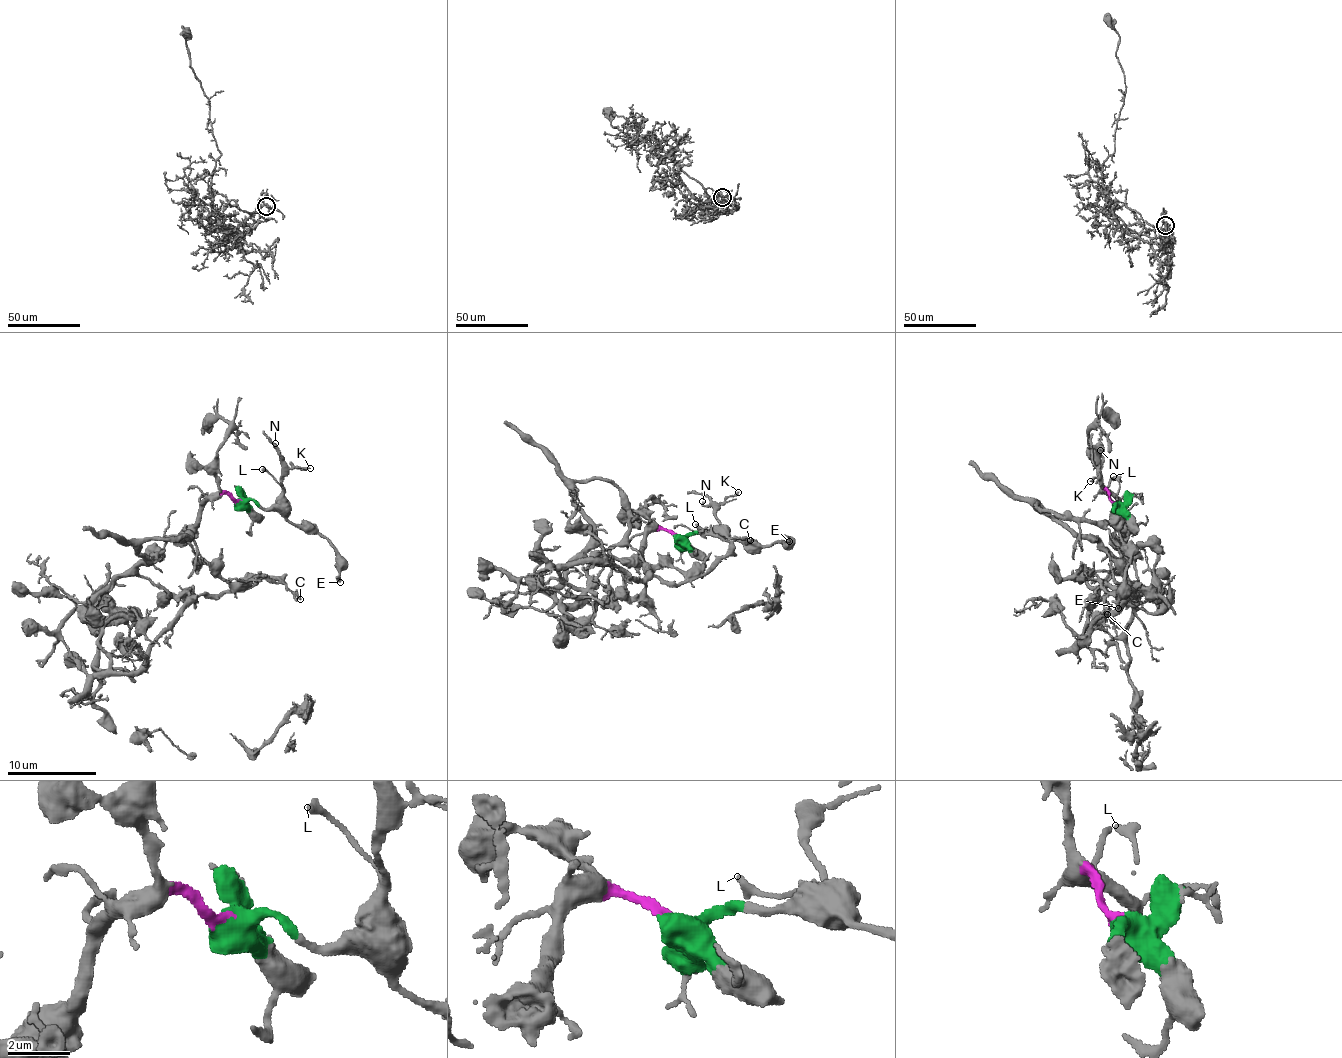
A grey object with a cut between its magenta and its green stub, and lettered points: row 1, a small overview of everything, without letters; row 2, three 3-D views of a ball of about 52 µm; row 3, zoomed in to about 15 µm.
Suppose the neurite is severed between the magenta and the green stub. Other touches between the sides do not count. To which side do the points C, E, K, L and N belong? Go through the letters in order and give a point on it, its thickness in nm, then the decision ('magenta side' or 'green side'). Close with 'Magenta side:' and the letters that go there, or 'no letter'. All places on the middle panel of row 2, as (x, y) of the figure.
C: (750, 540) | 160 nm | magenta side
E: (789, 541) | 280 nm | green side
K: (738, 492) | 160 nm | green side
L: (695, 524) | 260 nm | green side
N: (702, 501) | 140 nm | green side
Magenta side: C

